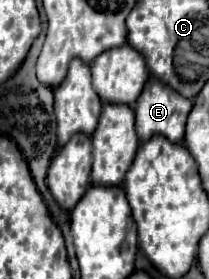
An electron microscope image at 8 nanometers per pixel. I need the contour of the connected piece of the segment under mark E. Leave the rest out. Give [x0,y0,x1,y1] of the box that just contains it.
[136,77,192,143]

